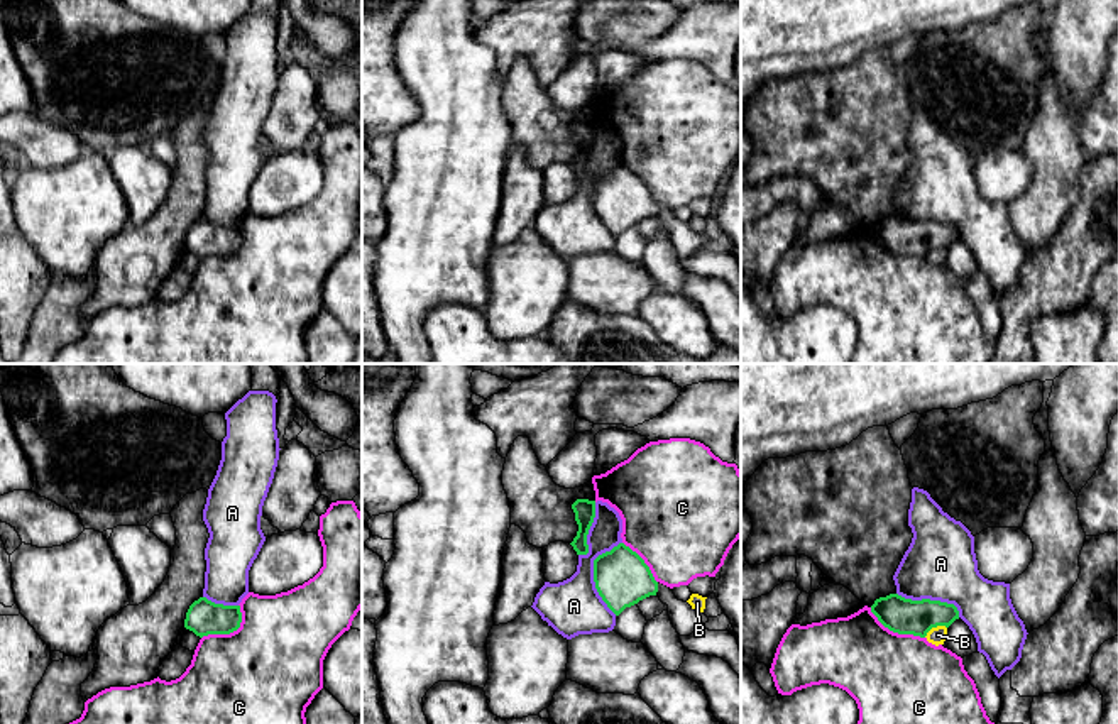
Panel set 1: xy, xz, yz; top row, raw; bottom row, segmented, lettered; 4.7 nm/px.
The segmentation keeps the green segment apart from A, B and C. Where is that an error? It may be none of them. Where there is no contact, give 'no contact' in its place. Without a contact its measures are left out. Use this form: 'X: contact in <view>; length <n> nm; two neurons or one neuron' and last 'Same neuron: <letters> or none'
A: contact in xz; length 360 nm; two neurons
B: contact in yz; length 120 nm; two neurons
C: contact in xy; length 240 nm; two neurons
Same neuron: none

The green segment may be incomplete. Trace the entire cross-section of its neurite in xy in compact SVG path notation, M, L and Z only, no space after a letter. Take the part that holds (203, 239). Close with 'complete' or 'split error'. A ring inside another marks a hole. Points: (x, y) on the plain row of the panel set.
M200 218L195 222L184 240L184 249L203 259L208 255L230 255L240 249L240 227L223 227Z; complete

